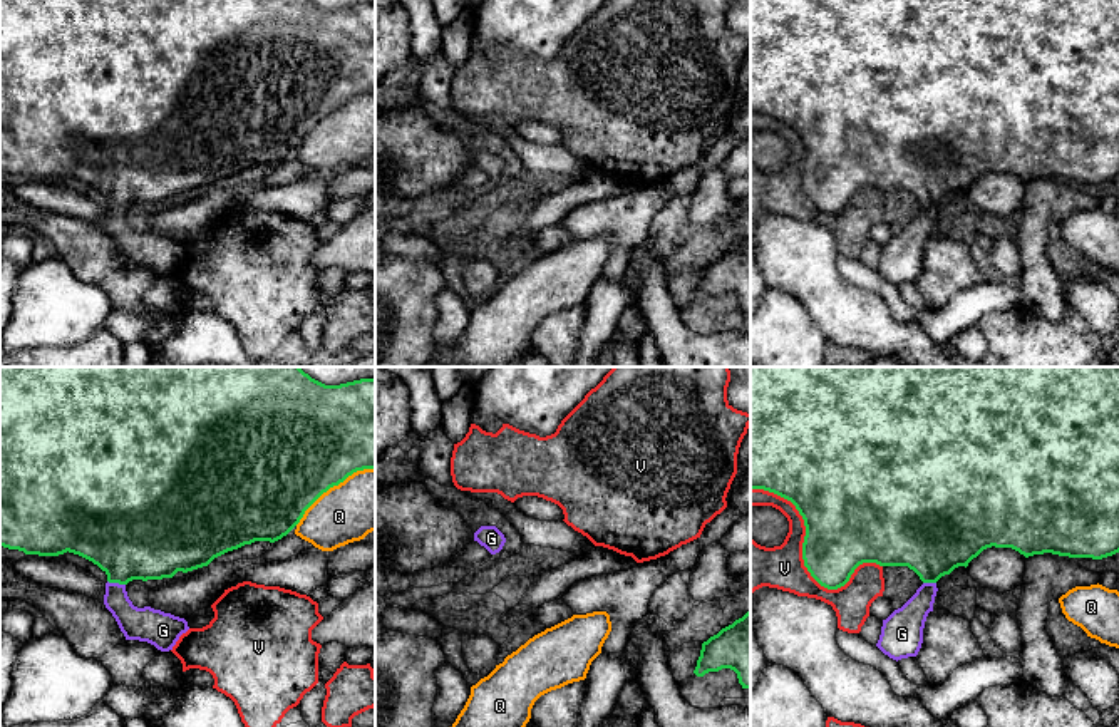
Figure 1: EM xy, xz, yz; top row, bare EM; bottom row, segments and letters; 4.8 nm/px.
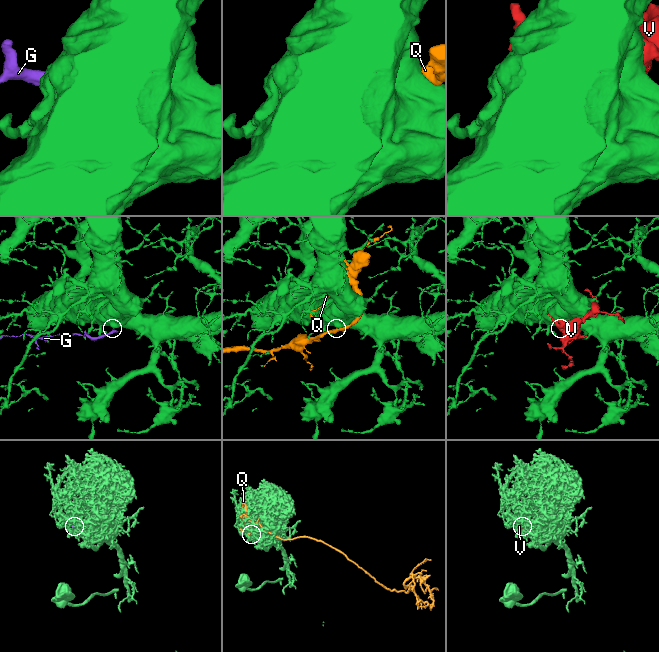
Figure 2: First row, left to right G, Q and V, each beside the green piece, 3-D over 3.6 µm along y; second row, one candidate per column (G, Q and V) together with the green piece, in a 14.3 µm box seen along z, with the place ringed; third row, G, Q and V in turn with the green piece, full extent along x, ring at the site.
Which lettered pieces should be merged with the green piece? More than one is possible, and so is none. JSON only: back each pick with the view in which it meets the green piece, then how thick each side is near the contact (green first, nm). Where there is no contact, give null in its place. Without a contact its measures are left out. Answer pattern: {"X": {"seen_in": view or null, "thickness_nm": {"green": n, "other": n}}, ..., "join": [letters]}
{"G": {"seen_in": "xy", "thickness_nm": {"green": 460, "other": 160}}, "join": ["G"]}

